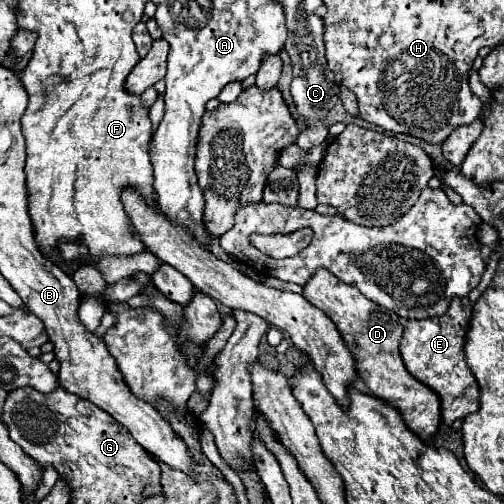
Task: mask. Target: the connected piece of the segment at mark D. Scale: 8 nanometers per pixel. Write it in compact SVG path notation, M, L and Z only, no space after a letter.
M318 269L310 277L302 295L306 301L310 301L314 307L322 309L334 321L346 347L350 349L350 353L354 353L352 357L356 359L360 379L368 385L372 395L378 399L384 399L388 405L396 407L402 413L402 419L408 425L408 429L414 431L418 437L422 437L422 439L432 437L440 423L440 399L430 387L426 387L424 383L414 379L408 373L408 369L404 367L404 361L398 351L400 337L404 331L400 317L396 313L376 305L374 301L366 299L356 287L342 283L326 269Z

